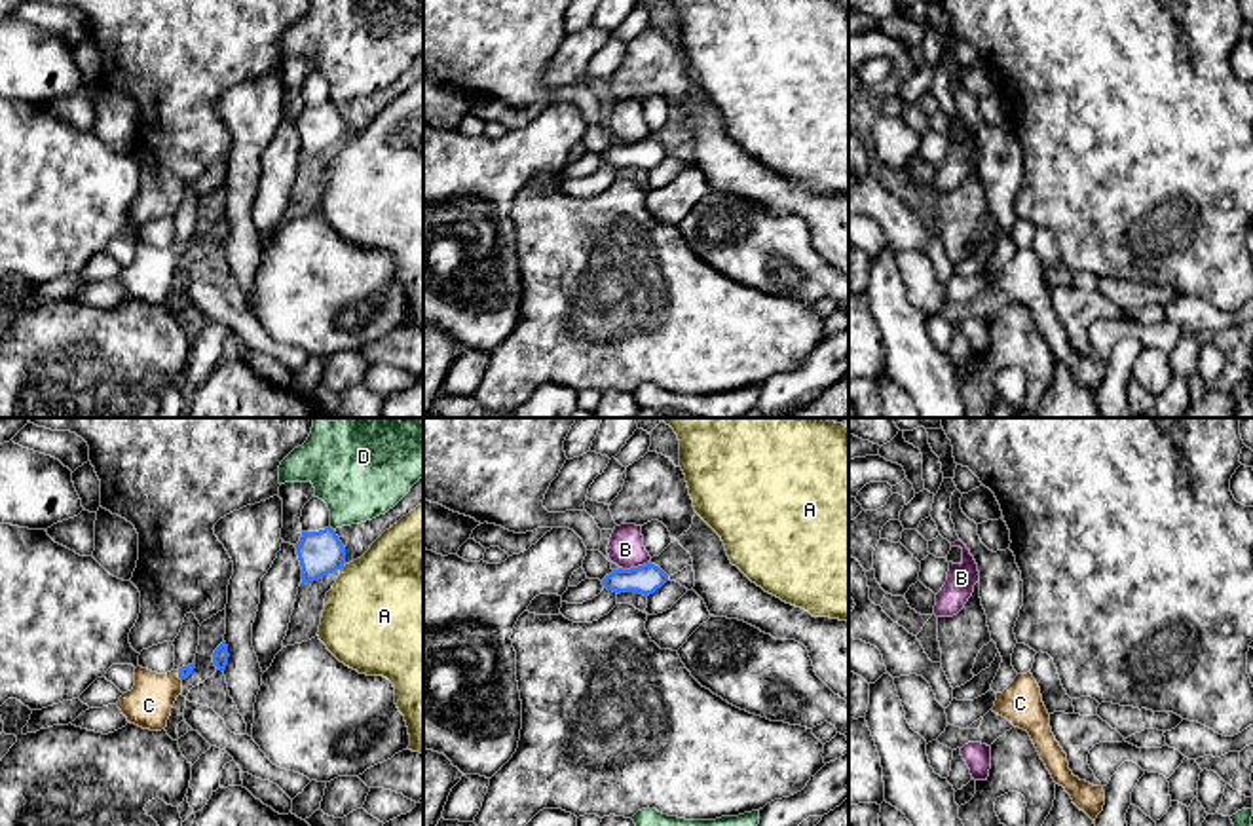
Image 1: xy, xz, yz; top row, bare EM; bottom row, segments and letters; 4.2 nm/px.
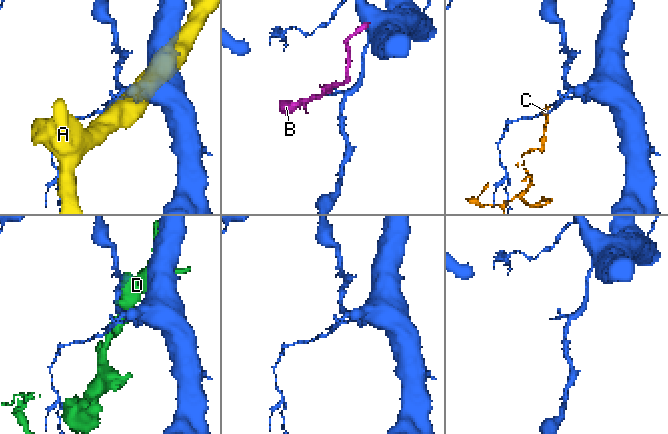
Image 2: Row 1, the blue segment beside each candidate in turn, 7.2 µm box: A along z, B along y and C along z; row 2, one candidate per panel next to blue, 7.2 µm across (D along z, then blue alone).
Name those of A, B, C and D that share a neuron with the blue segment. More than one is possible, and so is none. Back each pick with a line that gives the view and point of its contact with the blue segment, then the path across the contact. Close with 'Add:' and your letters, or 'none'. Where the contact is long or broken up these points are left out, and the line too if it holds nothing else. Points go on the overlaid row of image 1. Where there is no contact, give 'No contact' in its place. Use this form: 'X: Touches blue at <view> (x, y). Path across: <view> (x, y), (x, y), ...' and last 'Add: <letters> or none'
C: Touches blue at xy (179, 676). Path across: xy (183, 673), (179, 676), (149, 705)
Add: C

